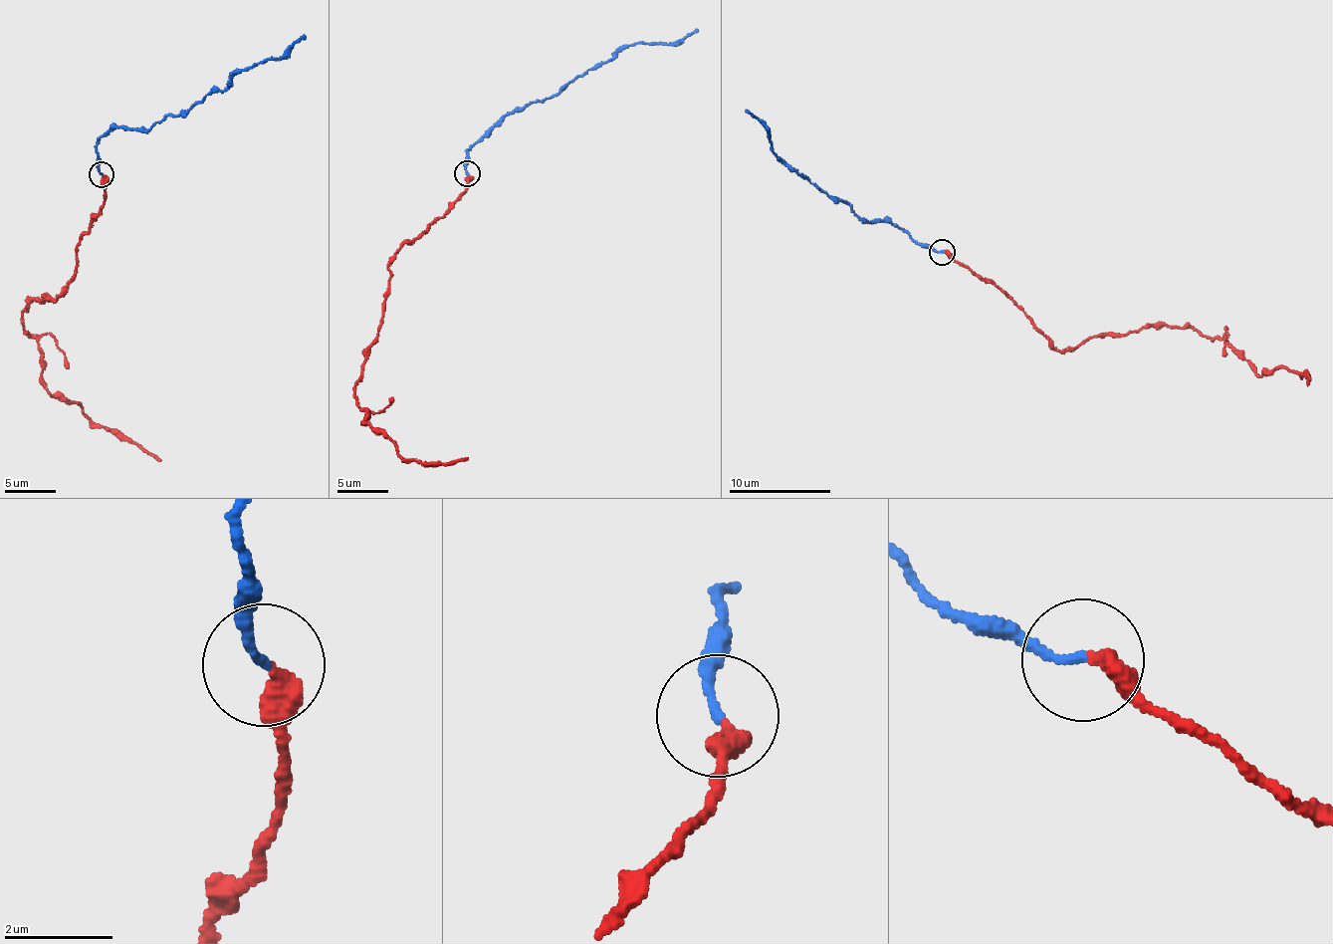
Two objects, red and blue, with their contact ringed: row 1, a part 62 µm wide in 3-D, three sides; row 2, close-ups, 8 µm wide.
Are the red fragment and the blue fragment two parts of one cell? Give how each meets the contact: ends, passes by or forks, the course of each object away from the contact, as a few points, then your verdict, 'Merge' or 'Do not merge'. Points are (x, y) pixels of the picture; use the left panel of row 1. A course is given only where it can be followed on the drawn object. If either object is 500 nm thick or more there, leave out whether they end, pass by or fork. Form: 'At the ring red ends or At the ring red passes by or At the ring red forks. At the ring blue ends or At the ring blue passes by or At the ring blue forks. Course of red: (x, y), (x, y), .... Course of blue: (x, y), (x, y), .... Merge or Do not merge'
At the ring red ends. At the ring blue ends. Course of red: (102, 175), (79, 266), (22, 318), (52, 394), (160, 461). Course of blue: (102, 174), (100, 137), (189, 111), (306, 36). Merge

